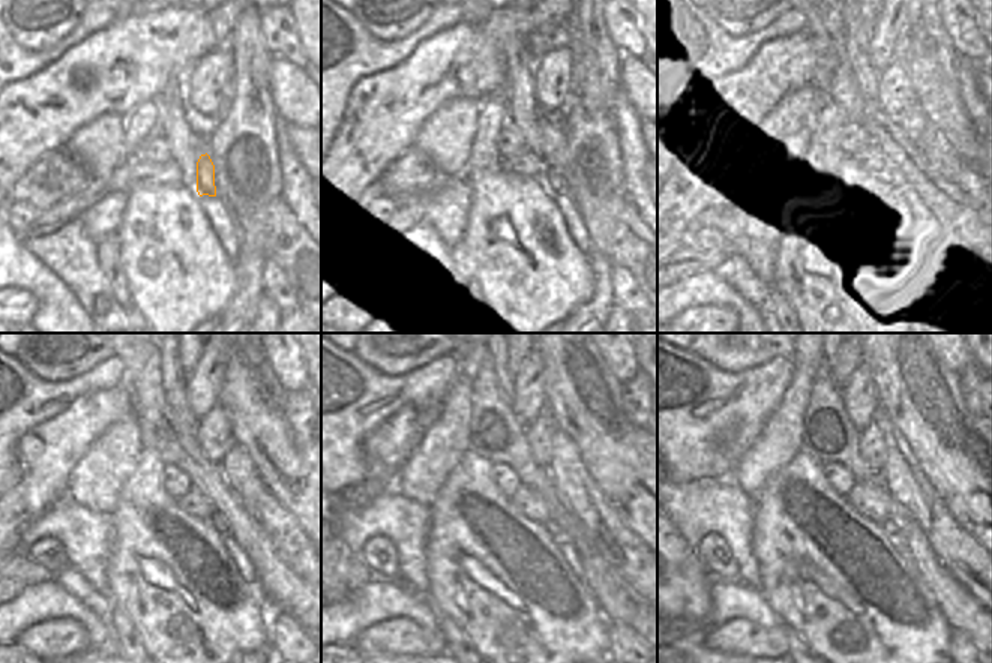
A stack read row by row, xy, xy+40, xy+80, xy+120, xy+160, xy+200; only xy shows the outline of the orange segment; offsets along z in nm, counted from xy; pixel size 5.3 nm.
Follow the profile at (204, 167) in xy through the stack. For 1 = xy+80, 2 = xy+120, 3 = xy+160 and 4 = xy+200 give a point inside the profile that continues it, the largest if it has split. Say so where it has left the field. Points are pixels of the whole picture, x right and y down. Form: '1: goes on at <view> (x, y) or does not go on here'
1: goes on at xy+80 (887, 188)
2: goes on at xy+120 (216, 522)
3: goes on at xy+160 (559, 536)
4: goes on at xy+200 (893, 533)

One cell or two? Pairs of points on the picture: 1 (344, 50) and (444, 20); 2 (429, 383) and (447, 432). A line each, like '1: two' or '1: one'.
1: one
2: two

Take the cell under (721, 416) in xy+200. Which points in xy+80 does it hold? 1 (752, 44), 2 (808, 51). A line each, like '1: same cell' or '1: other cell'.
1: same cell
2: other cell

